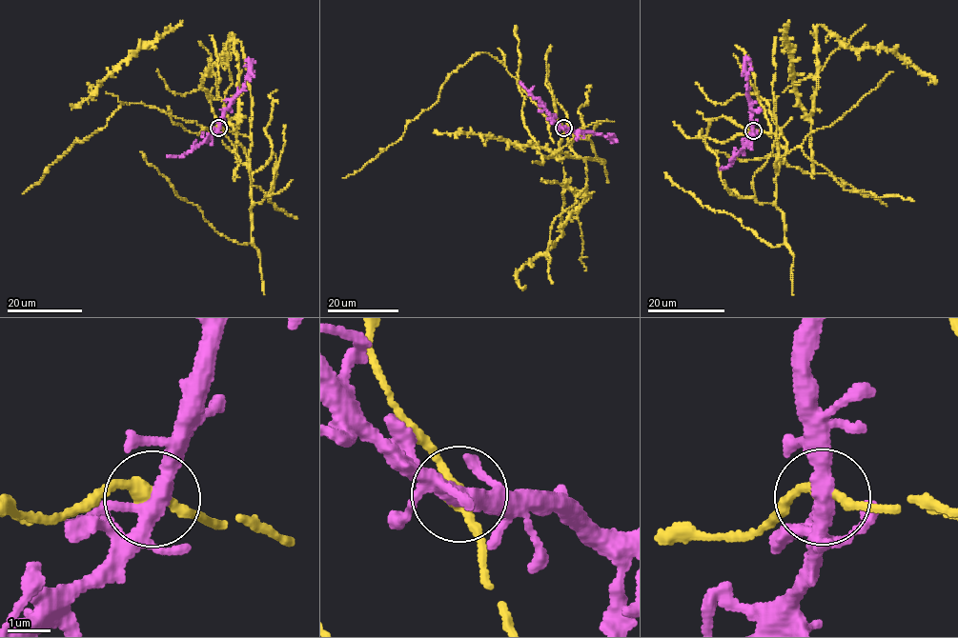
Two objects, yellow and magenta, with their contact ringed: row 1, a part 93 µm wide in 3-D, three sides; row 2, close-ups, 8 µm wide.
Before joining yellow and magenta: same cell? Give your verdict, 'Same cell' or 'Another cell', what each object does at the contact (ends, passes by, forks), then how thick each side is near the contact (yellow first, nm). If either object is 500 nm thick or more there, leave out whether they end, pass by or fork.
Same cell. At the ring yellow passes by. At the ring magenta forks. Thickness 280 nm (yellow) against 320 nm

